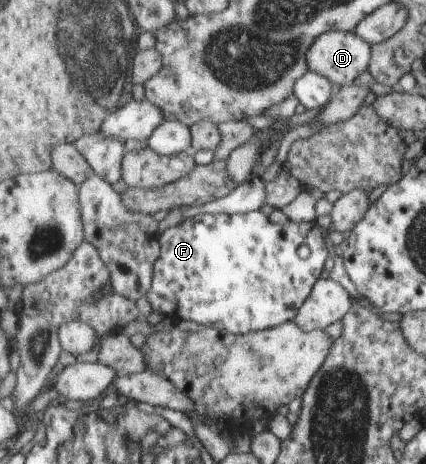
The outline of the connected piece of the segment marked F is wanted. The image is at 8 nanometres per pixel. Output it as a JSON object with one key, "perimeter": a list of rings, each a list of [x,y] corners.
{"perimeter":[[[263,211],[246,214],[203,214],[187,218],[177,227],[162,232],[162,252],[154,265],[154,278],[147,299],[153,311],[169,319],[191,320],[203,327],[246,334],[274,328],[299,315],[329,259],[329,247],[314,222],[273,224]]]}

